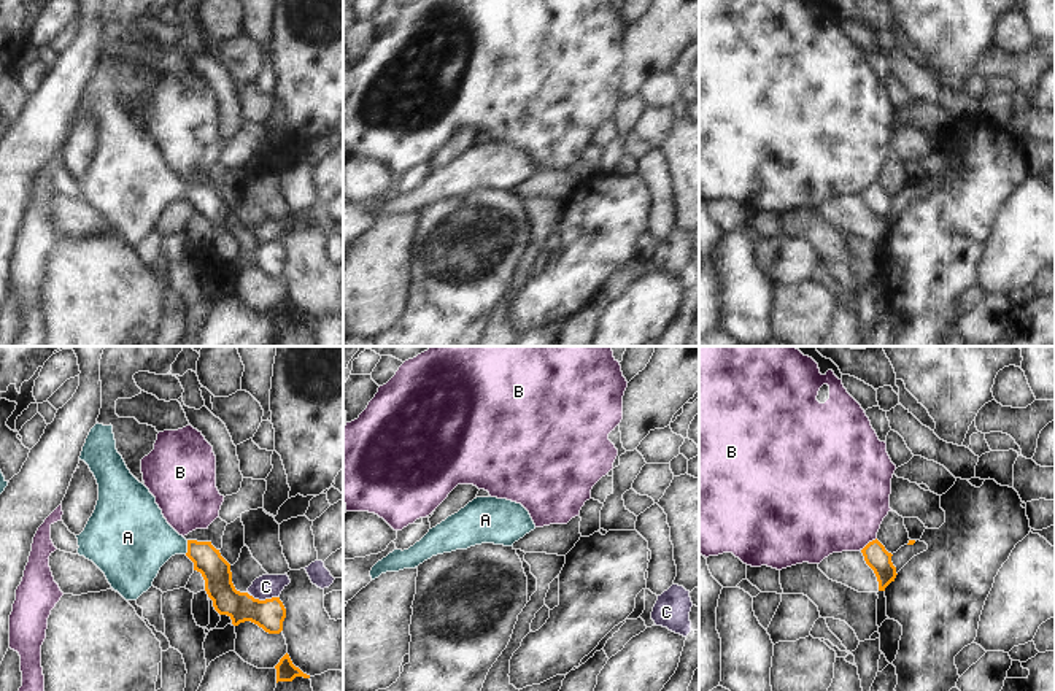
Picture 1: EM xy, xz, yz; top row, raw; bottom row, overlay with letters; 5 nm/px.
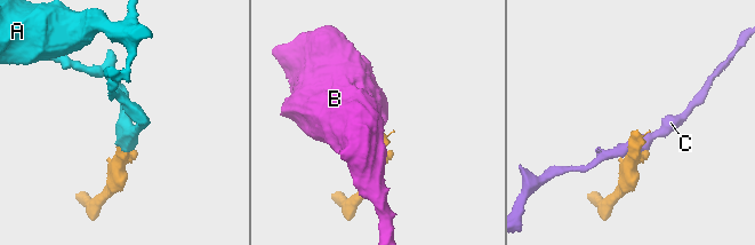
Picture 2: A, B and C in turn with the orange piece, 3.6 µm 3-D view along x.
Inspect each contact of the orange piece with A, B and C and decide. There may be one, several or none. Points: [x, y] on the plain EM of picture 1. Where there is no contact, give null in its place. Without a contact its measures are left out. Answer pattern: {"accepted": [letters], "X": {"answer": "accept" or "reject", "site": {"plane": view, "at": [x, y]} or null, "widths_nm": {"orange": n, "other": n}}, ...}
{"accepted": ["A"], "A": {"answer": "accept", "site": {"plane": "xy", "at": [188, 191]}, "widths_nm": {"orange": 150, "other": 340}}, "B": {"answer": "reject", "site": {"plane": "yz", "at": [868, 188]}, "widths_nm": {"orange": 120, "other": 460}}, "C": {"answer": "reject", "site": {"plane": "xy", "at": [266, 243]}, "widths_nm": {"orange": 150, "other": 120}}}

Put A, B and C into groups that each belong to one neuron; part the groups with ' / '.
A / B / C

